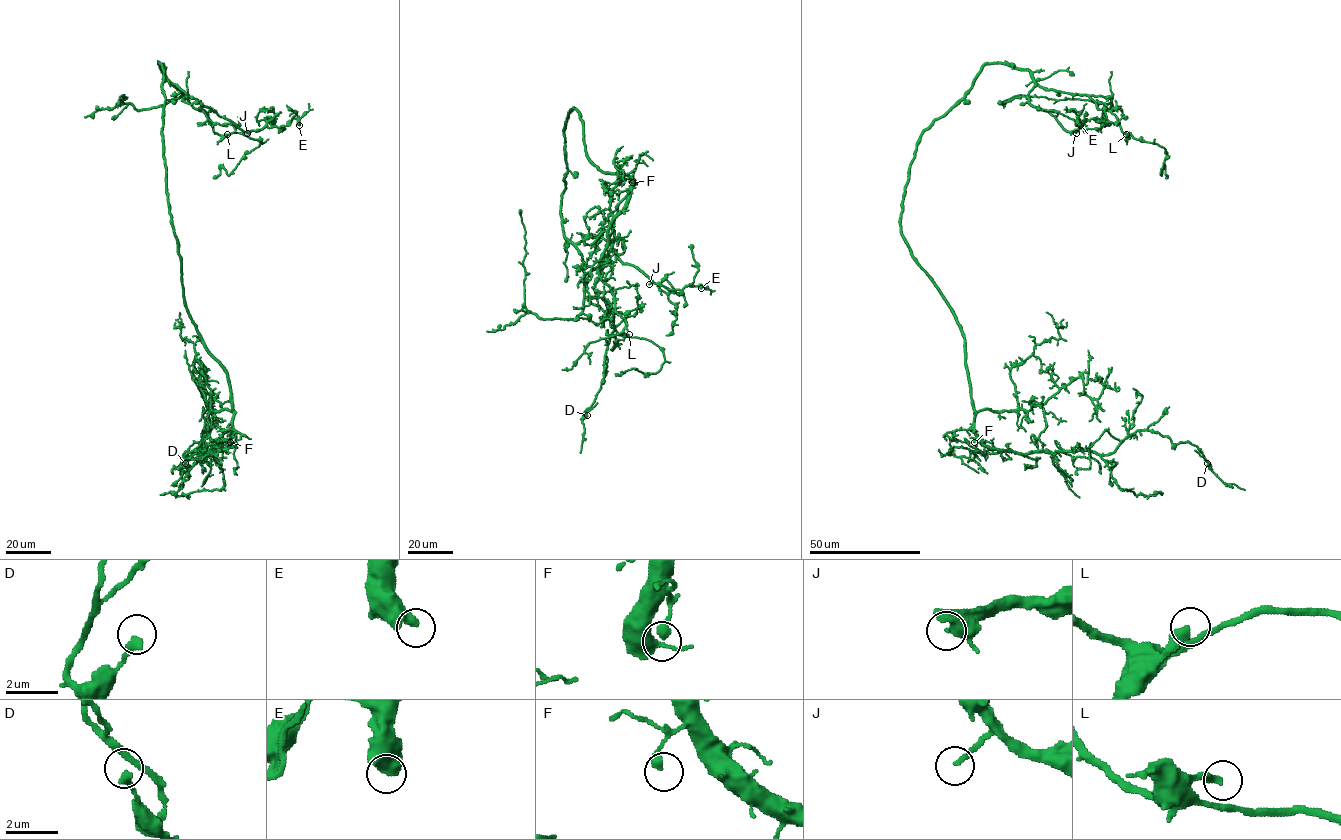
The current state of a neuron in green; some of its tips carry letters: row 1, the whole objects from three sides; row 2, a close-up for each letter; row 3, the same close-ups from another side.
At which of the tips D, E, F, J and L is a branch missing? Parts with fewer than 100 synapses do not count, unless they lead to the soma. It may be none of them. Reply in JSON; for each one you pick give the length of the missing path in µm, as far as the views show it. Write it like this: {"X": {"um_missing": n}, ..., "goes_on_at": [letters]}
{"goes_on_at": []}

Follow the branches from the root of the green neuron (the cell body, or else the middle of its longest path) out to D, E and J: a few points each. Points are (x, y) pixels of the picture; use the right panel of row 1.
D: (910, 249), (960, 328), (982, 443), (1110, 454), (1148, 430), (1194, 444), (1207, 463)
E: (910, 249), (900, 220), (916, 142), (985, 65), (1026, 69), (1035, 82), (1028, 101), (1067, 131), (1080, 125)
J: (910, 249), (900, 220), (916, 142), (963, 97), (985, 65), (1026, 69), (1035, 82), (1028, 101), (1076, 133)

